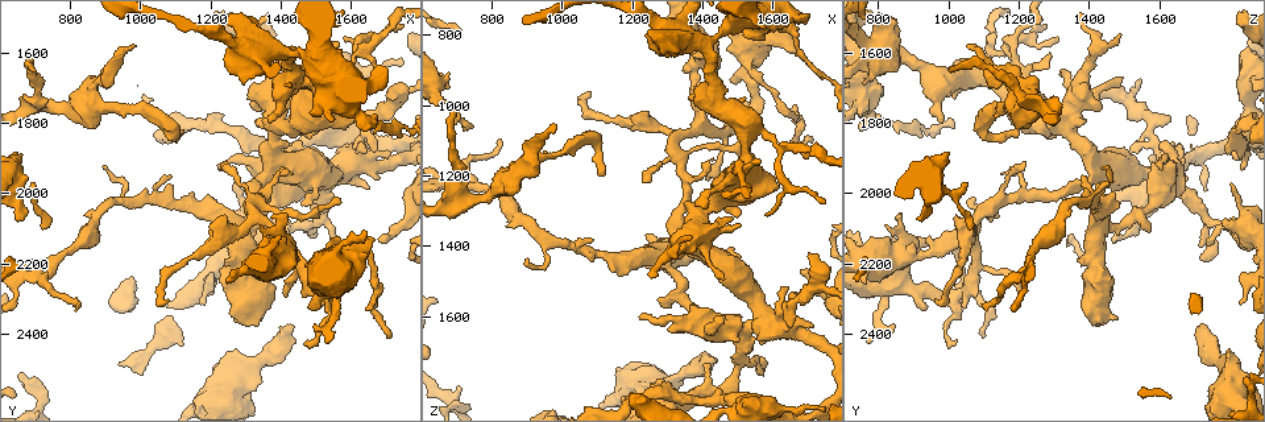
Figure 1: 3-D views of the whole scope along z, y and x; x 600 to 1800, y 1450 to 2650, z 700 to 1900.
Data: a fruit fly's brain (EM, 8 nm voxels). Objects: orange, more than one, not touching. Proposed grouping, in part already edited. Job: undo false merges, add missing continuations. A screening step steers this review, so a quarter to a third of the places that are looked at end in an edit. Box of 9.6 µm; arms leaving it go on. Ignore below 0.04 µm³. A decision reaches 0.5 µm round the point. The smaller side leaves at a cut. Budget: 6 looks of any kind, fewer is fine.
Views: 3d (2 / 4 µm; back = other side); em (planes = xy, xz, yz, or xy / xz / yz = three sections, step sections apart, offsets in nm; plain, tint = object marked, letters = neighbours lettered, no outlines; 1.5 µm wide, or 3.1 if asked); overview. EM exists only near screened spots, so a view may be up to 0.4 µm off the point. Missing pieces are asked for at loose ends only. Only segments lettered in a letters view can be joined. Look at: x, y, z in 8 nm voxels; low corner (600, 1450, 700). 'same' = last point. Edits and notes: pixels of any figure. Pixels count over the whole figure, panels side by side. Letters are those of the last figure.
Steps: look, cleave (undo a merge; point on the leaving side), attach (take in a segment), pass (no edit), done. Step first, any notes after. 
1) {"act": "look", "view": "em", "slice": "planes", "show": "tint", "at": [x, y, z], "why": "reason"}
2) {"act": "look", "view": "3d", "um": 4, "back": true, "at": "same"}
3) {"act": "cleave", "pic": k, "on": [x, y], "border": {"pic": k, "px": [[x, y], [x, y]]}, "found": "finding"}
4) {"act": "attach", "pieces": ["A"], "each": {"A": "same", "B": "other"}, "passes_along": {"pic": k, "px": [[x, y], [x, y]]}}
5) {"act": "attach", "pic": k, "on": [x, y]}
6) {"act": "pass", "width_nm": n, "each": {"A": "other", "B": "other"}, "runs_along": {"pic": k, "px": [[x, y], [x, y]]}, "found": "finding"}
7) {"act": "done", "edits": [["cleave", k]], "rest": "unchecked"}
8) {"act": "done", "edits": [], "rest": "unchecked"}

{"act": "look", "view": "em", "slice": "planes", "show": "letters", "at": [1630, 1860, 1600], "why": "three-way junction"}

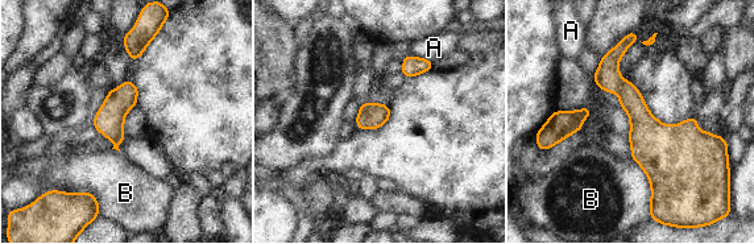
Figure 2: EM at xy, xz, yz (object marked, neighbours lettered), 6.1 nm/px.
{"act": "pass", "each": {"A": "other", "B": "other"}, "found": "all the same neuron"}

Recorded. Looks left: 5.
{"act": "look", "view": "3d", "um": 2, "at": [1240, 1910, 1220], "why": "tapers out"}

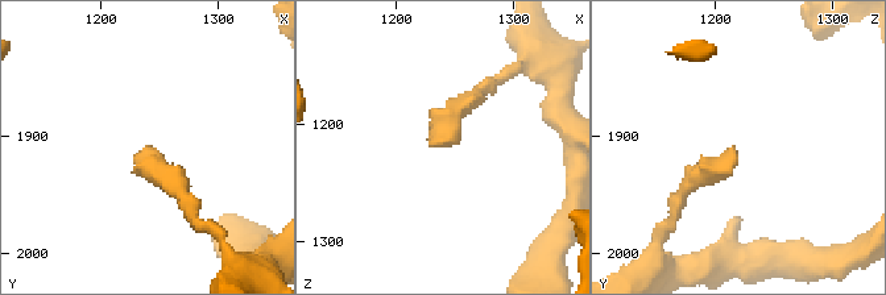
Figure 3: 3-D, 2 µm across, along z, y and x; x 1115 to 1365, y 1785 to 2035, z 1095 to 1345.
{"act": "look", "view": "em", "slice": "planes", "show": "letters", "at": [1240, 1910, 1220]}

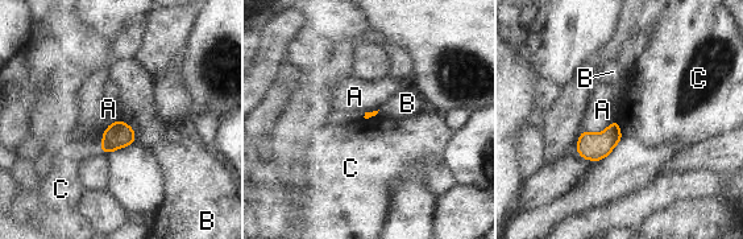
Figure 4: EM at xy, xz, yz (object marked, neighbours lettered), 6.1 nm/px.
{"act": "pass", "each": {"A": "other", "B": "other", "C": "other"}, "found": "no lettered segment goes on from it"}

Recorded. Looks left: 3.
{"act": "look", "view": "3d", "um": 2, "at": [980, 1580, 1060], "why": "free end"}

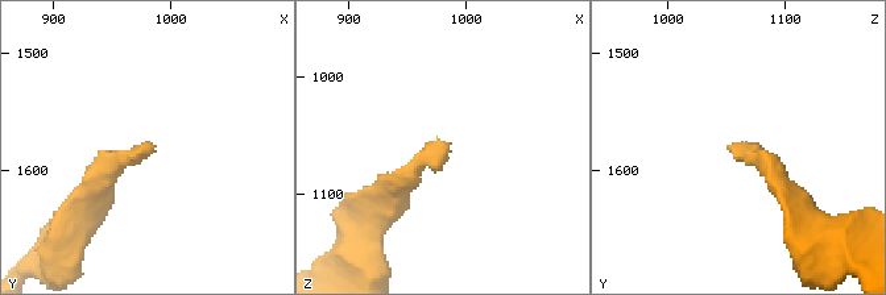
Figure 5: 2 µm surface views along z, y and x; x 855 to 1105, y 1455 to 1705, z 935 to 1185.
{"act": "look", "view": "em", "slice": "planes", "show": "tint", "at": [988, 1578, 1056]}

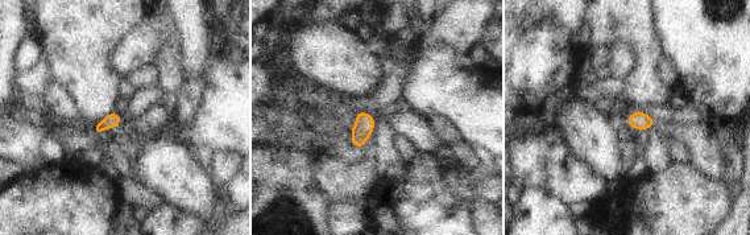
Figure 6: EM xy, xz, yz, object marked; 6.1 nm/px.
{"act": "look", "view": "em", "slice": "planes", "show": "letters", "at": "same", "why": "see the neighbours"}

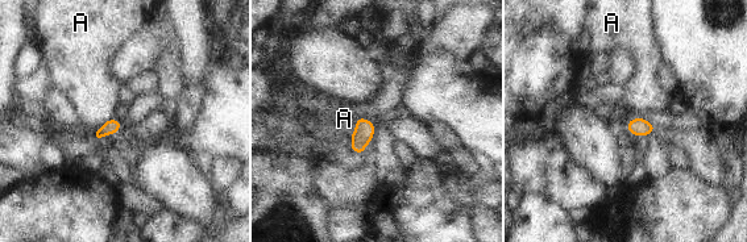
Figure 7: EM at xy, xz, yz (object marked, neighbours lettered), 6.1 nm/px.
{"act": "pass", "longest_contact_nm": ["A", 160], "each": {"A": "other"}, "found": "no lettered segment goes on from it"}

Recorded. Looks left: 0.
{"act": "done", "edits": [], "rest": "unchecked"}

